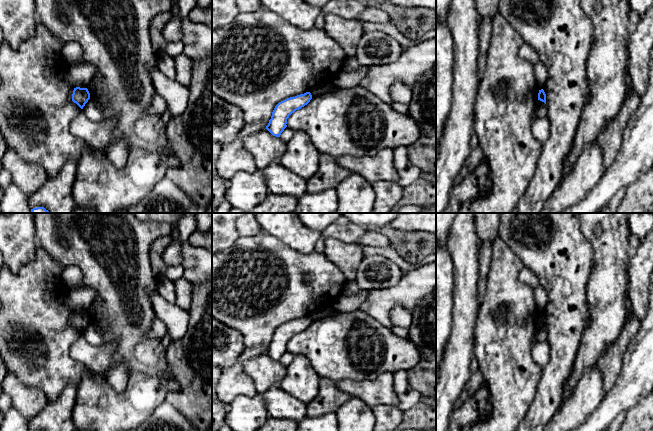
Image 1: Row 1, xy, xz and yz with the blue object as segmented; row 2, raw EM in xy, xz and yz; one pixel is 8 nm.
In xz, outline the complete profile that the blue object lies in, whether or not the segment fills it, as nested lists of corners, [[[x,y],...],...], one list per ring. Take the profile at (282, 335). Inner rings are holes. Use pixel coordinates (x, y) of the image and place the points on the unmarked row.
[[[310,316],[297,319],[295,321],[287,322],[279,326],[273,336],[271,343],[269,344],[266,353],[276,361],[280,361],[281,357],[287,351],[287,343],[289,340],[294,337],[296,334],[301,333],[307,329],[312,323]]]

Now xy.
[[[76,311],[73,314],[72,325],[76,327],[81,333],[90,323],[90,317],[87,312]]]

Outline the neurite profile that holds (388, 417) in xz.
[[[388,404],[376,405],[372,412],[376,420],[373,431],[395,431],[404,416],[404,411],[398,406]]]

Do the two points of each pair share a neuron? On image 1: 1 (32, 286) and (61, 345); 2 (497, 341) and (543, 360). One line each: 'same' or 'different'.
1: same
2: different

